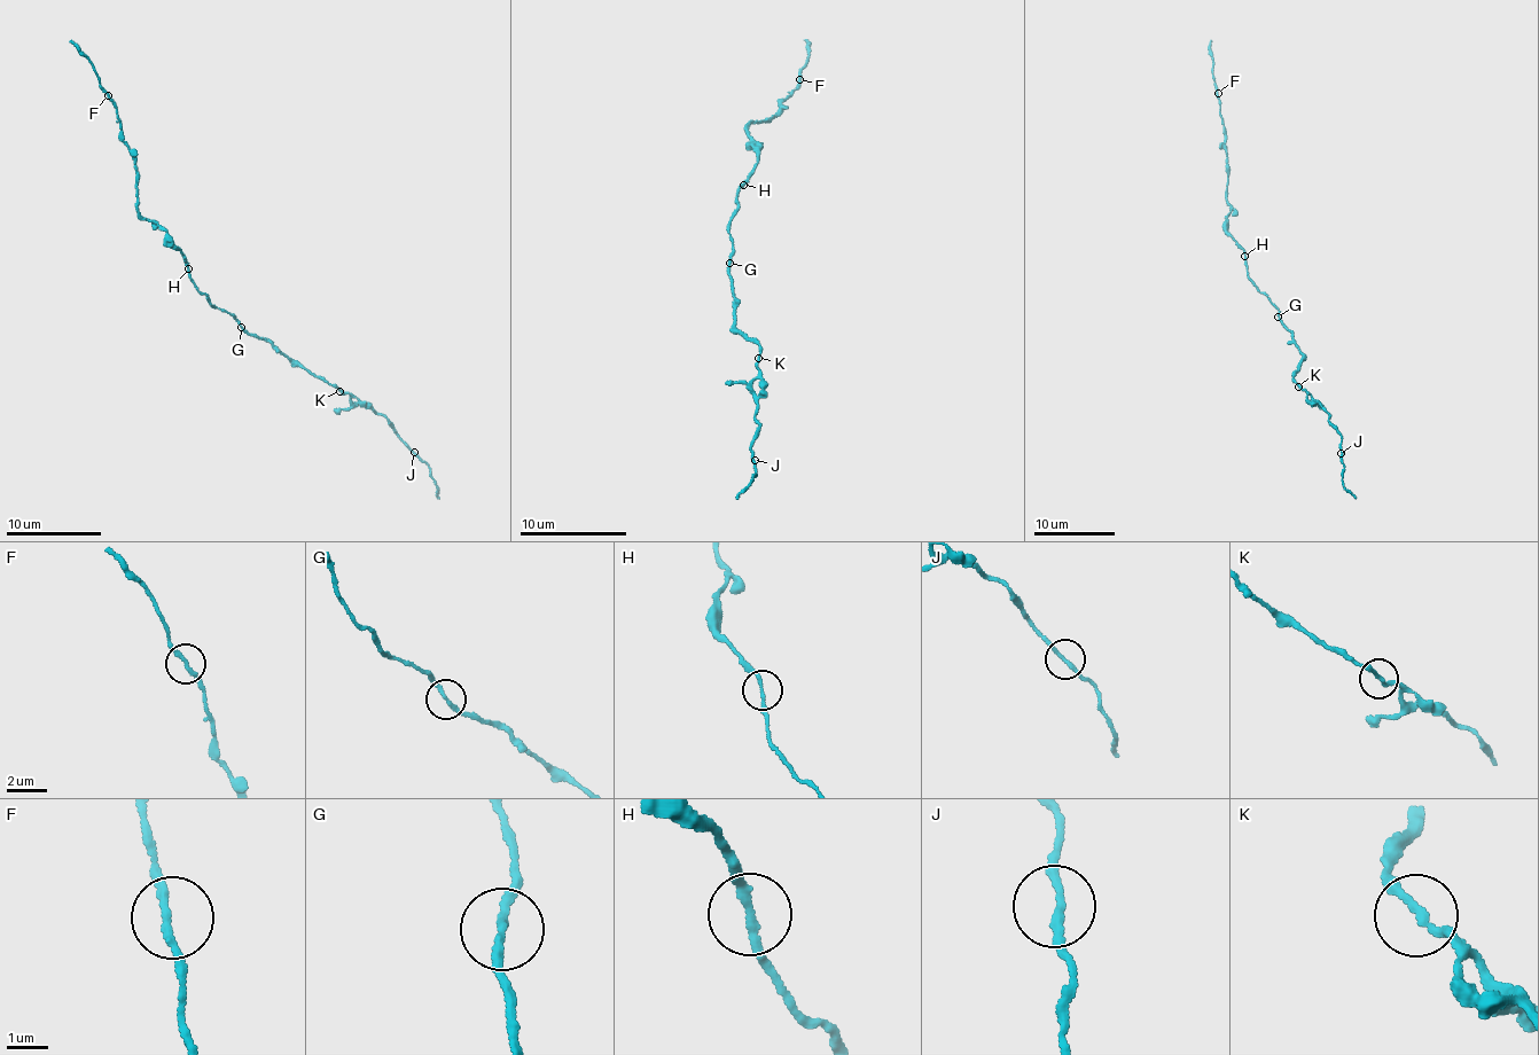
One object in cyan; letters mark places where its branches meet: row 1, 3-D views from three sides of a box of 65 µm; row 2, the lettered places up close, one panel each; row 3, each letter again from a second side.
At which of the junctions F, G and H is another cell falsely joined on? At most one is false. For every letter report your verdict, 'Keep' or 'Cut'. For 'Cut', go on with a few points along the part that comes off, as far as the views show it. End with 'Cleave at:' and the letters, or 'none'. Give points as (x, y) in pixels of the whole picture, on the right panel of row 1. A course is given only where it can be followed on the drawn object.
F: Keep
G: Keep
H: Keep
Cleave at: none

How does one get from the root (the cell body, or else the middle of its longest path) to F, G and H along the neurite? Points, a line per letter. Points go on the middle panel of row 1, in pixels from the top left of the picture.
F: (731, 234), (737, 192), (760, 147), (748, 123), (780, 116), (799, 79)
G: (731, 234), (731, 264)
H: (731, 234), (739, 204), (737, 192), (743, 185)

